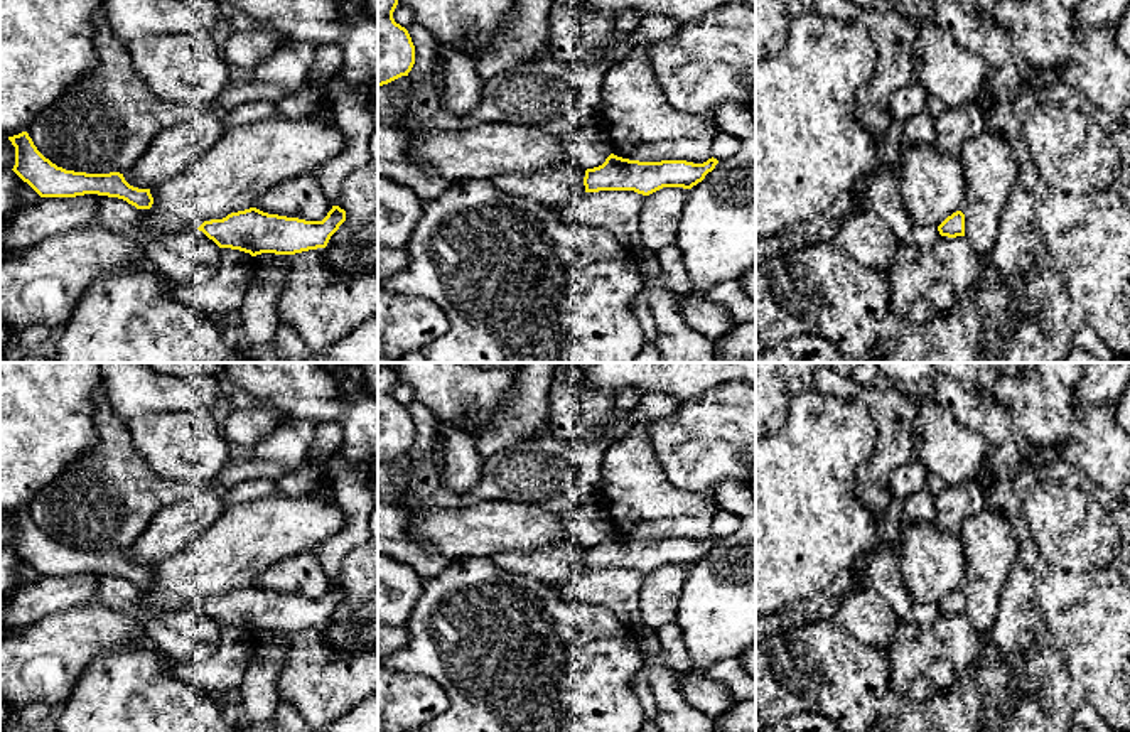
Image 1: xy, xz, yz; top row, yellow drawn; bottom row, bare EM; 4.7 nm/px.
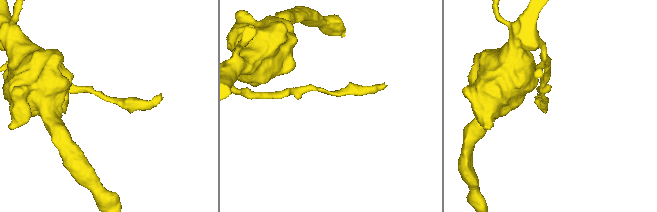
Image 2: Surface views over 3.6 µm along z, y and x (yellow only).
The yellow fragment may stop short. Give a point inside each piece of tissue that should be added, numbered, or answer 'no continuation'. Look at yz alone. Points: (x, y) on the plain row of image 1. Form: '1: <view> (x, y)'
no continuation

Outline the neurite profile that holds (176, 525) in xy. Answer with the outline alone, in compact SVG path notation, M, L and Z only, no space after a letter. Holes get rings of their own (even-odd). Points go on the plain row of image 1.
M209 489L187 501L164 506L137 541L123 550L125 558L138 567L153 567L174 555L221 516L223 496L229 489Z

